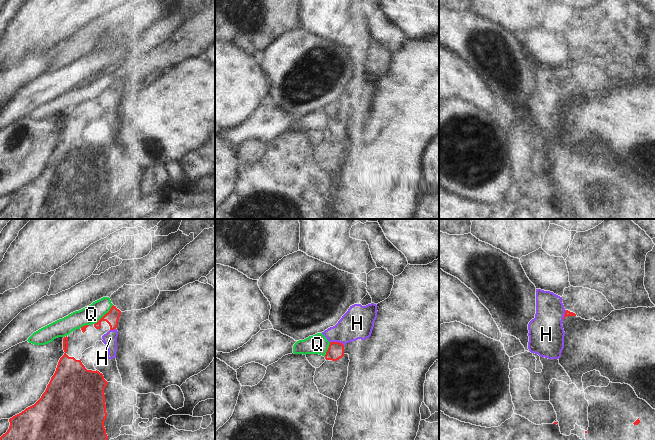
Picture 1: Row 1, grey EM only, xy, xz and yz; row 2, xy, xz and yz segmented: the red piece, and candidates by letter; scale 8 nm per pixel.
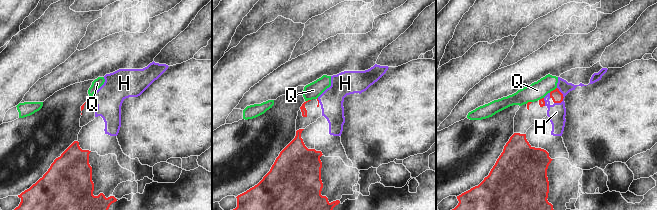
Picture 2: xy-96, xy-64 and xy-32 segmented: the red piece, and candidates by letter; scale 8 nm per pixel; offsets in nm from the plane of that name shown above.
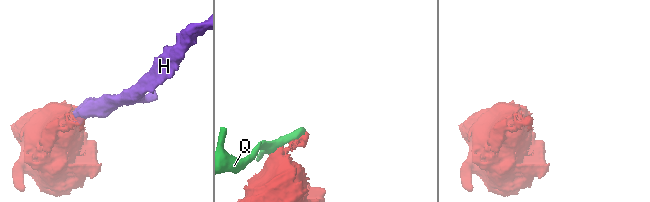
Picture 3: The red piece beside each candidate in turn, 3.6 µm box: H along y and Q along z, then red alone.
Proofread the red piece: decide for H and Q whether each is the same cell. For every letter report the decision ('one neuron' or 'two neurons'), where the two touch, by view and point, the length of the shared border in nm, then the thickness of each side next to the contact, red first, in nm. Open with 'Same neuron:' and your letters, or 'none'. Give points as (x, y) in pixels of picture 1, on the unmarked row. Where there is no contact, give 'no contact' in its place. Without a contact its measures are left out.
Same neuron: H
H: one neuron; contact xz (337, 118); length 120 nm; calibres 130 and 260 nm
Q: two neurons; contact xy (105, 90); length 220 nm; calibres 110 and 150 nm

